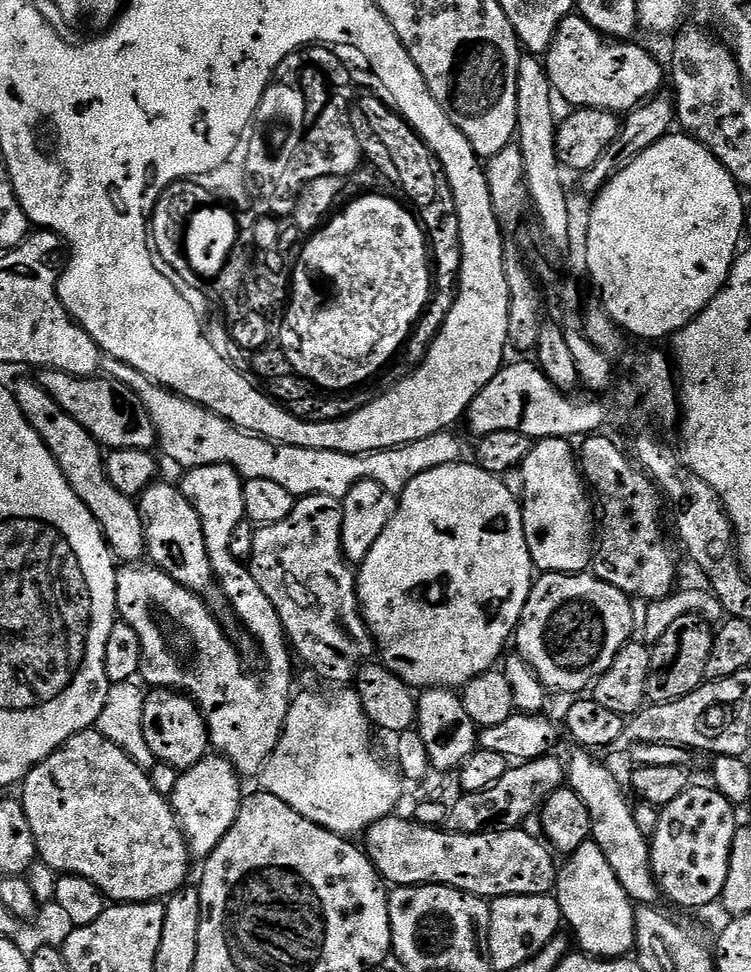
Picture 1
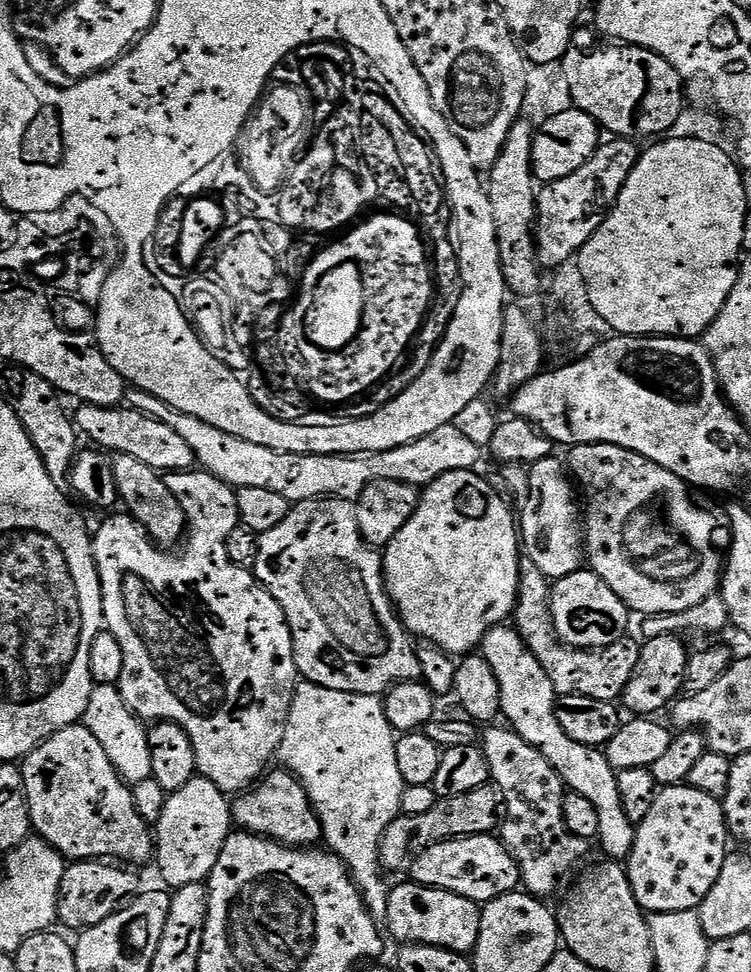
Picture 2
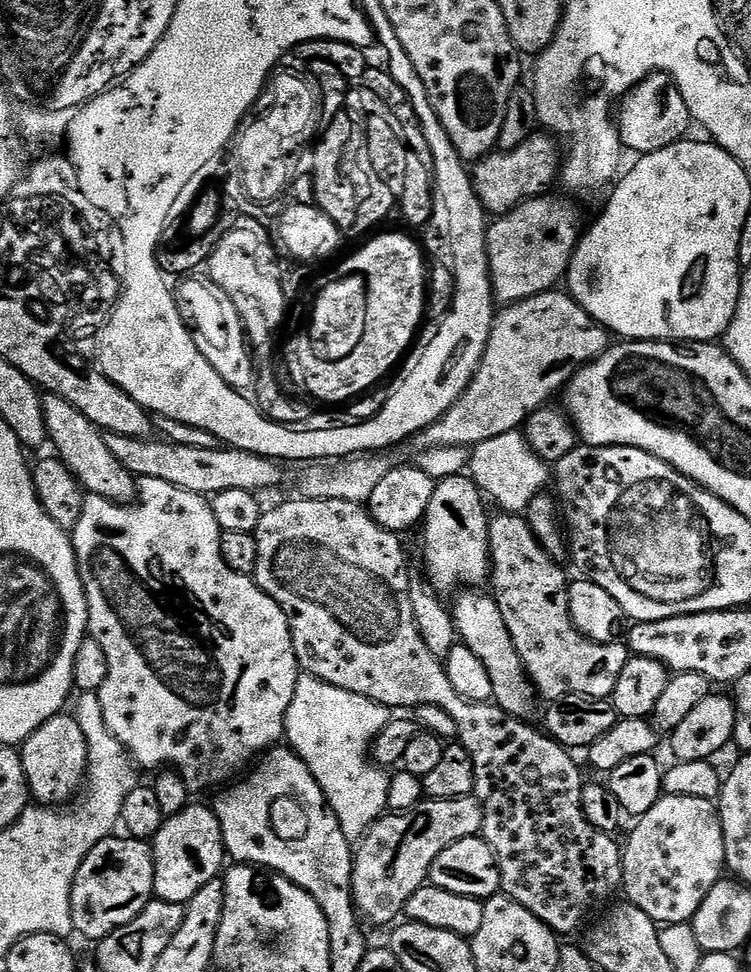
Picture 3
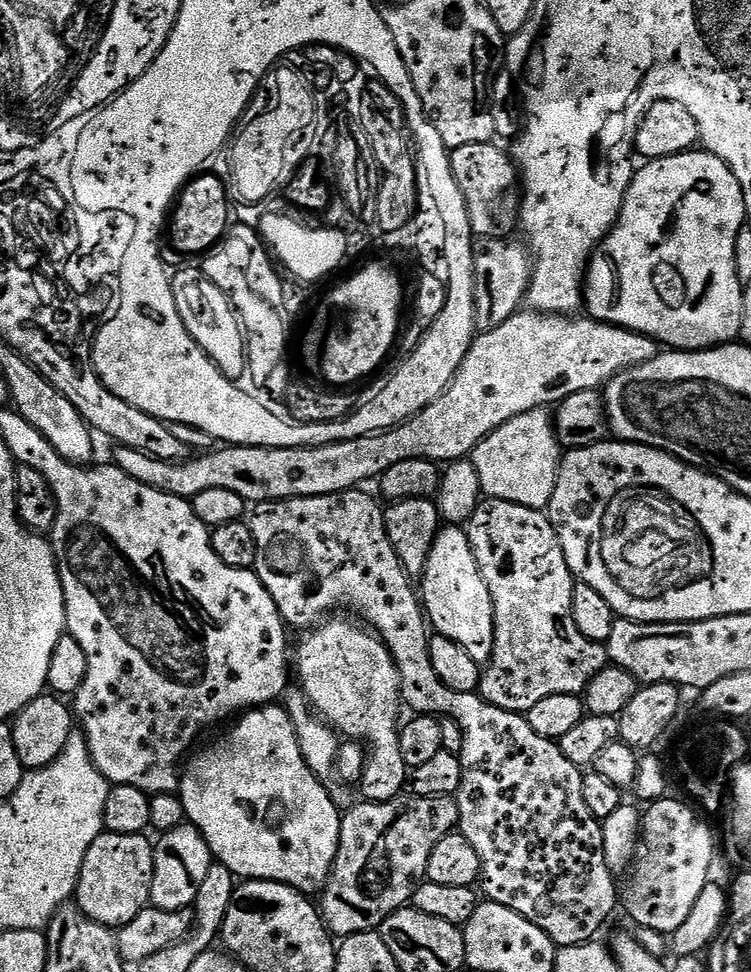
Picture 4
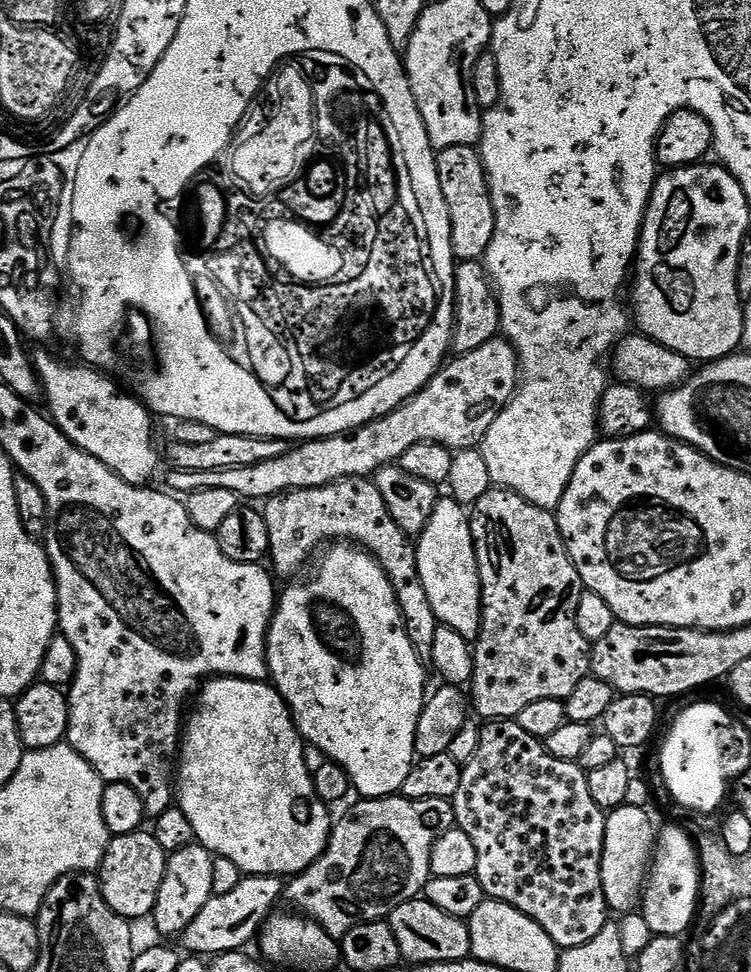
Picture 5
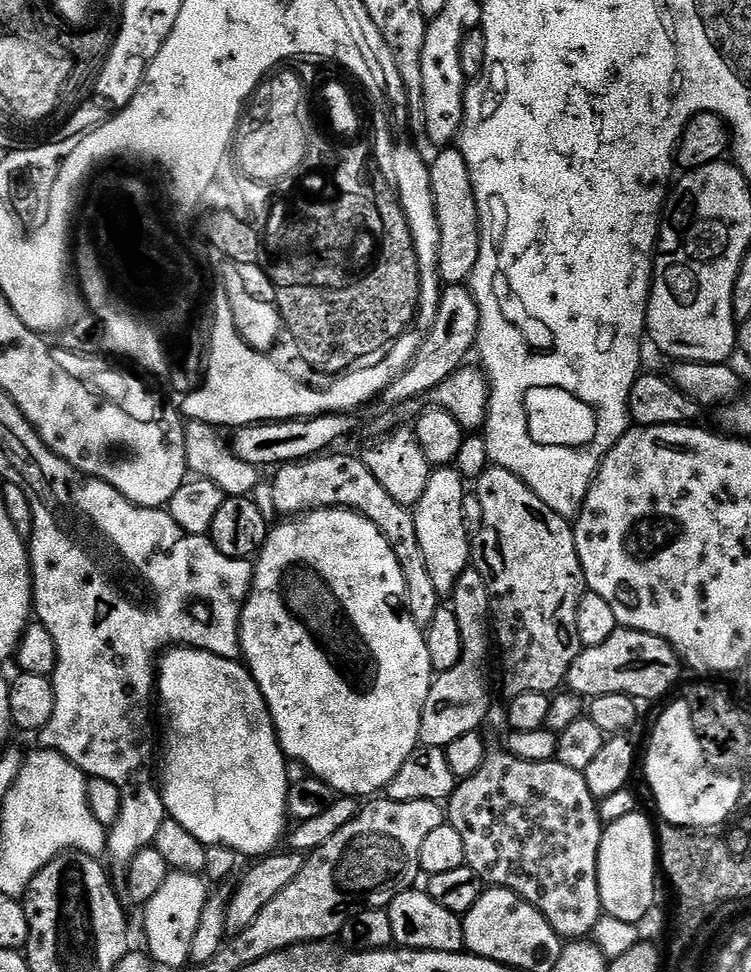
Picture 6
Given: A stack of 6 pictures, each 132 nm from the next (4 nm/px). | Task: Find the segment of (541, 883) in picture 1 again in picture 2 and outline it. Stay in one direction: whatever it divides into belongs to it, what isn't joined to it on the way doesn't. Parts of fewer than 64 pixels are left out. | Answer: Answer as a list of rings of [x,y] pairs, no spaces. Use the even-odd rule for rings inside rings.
[[[489,834],[486,836],[463,836],[457,840],[443,840],[421,852],[410,865],[411,879],[418,884],[425,884],[428,888],[441,888],[454,894],[462,894],[462,898],[470,898],[477,902],[487,902],[505,896],[508,892],[515,892],[521,887],[520,863],[512,856],[500,838]]]

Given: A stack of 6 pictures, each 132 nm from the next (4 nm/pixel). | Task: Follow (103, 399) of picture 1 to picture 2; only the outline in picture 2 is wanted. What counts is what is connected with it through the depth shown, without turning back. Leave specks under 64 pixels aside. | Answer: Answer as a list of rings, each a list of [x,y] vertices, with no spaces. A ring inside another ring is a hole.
[[[80,404],[74,412],[74,423],[79,435],[84,436],[97,449],[108,454],[121,456],[130,454],[130,458],[138,458],[138,462],[146,462],[146,466],[155,468],[161,474],[169,472],[187,472],[196,464],[196,455],[185,440],[170,426],[165,426],[154,418],[142,414],[137,408],[117,406],[103,408],[93,404]]]

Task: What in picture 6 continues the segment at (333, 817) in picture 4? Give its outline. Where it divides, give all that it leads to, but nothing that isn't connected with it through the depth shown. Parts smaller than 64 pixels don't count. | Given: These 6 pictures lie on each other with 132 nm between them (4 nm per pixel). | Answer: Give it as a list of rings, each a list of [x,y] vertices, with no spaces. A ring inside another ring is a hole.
[[[173,646],[167,651],[163,653],[159,657],[158,660],[158,704],[164,707],[164,716],[168,719],[168,741],[164,744],[164,784],[162,783],[162,795],[164,797],[164,811],[167,813],[171,819],[177,820],[178,822],[182,822],[182,826],[186,826],[186,830],[190,830],[190,834],[194,834],[194,838],[198,838],[206,845],[213,844],[221,844],[222,846],[226,846],[227,848],[233,848],[233,850],[239,854],[241,857],[244,856],[256,856],[252,858],[263,858],[269,854],[275,853],[277,851],[278,845],[276,843],[279,842],[280,839],[284,836],[284,819],[289,819],[289,811],[288,811],[288,794],[290,783],[287,778],[286,768],[288,764],[288,760],[285,757],[284,752],[280,749],[280,740],[276,736],[276,727],[274,726],[274,722],[272,721],[272,715],[270,714],[270,710],[268,709],[268,703],[266,702],[266,698],[262,694],[262,690],[258,686],[258,682],[252,677],[251,672],[248,671],[247,667],[239,659],[235,660],[227,660],[226,658],[222,658],[218,654],[214,654],[213,652],[205,652],[203,648],[190,648],[187,646]]]

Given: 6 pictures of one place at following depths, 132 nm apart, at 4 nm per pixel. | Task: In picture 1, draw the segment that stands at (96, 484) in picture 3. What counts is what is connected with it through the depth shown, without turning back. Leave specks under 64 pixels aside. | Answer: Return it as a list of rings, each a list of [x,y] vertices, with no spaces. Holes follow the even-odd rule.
[[[154,482],[138,498],[140,517],[144,519],[146,556],[159,571],[165,572],[176,584],[202,594],[213,613],[220,614],[226,608],[226,597],[214,583],[210,554],[206,550],[206,538],[198,514],[179,487]]]

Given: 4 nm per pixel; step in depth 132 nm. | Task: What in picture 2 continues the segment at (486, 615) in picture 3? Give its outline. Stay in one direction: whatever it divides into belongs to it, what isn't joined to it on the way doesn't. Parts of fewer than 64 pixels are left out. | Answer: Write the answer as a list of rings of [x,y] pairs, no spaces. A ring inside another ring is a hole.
[[[512,626],[488,629],[488,633],[484,635],[482,654],[486,658],[486,662],[490,662],[490,666],[494,670],[494,678],[498,678],[500,683],[500,693],[502,694],[500,711],[503,719],[508,719],[509,722],[507,721],[507,723],[513,732],[520,735],[526,743],[536,748],[542,754],[542,757],[546,758],[546,762],[560,775],[565,789],[582,794],[582,798],[586,798],[594,805],[594,810],[598,810],[598,845],[600,844],[601,850],[608,855],[605,857],[612,862],[627,861],[634,846],[636,825],[632,824],[630,819],[627,818],[626,810],[623,809],[617,771],[610,766],[607,755],[599,747],[576,742],[559,725],[559,720],[556,717],[558,697],[550,678],[546,674],[546,670],[542,670],[542,662],[538,662],[538,658],[534,658],[534,654],[526,646],[526,642]]]

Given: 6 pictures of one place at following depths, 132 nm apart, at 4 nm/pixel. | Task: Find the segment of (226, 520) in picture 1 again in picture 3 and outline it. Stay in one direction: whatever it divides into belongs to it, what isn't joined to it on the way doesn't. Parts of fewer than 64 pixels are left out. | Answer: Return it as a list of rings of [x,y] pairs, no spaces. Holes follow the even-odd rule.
[[[146,476],[139,481],[138,499],[135,502],[115,504],[113,500],[89,495],[83,501],[83,508],[74,522],[76,522],[76,529],[73,527],[70,535],[72,545],[76,548],[76,561],[80,567],[82,582],[85,586],[91,585],[93,576],[97,586],[100,587],[101,594],[104,595],[93,595],[88,601],[88,632],[91,639],[96,640],[98,646],[102,646],[108,663],[106,682],[102,682],[98,695],[102,702],[102,714],[106,718],[106,726],[110,726],[110,734],[114,734],[114,738],[122,742],[129,756],[141,769],[160,770],[165,766],[171,766],[178,770],[180,777],[186,782],[189,793],[196,794],[196,792],[206,791],[207,788],[219,789],[227,785],[233,779],[231,776],[235,774],[236,768],[242,767],[243,764],[251,765],[261,754],[279,745],[285,735],[284,723],[291,699],[294,698],[298,675],[292,631],[286,614],[280,609],[278,602],[274,602],[274,598],[267,596],[257,586],[251,575],[236,573],[223,560],[220,523],[214,516],[207,495],[182,490],[170,482],[162,482],[162,478]]]

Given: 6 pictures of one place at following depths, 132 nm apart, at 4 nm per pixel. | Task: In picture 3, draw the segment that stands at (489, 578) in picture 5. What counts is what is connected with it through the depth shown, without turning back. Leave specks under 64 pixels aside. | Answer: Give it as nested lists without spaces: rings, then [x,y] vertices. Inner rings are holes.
[[[500,514],[488,525],[488,537],[492,547],[490,561],[490,585],[498,610],[502,610],[502,619],[506,621],[506,630],[510,630],[510,638],[514,638],[514,646],[522,658],[528,678],[533,689],[551,702],[564,695],[582,695],[590,699],[607,700],[611,697],[614,686],[618,686],[618,678],[622,675],[622,666],[630,659],[627,643],[599,644],[587,640],[572,625],[568,613],[568,585],[570,576],[559,568],[557,561],[540,545],[540,539],[520,514]]]

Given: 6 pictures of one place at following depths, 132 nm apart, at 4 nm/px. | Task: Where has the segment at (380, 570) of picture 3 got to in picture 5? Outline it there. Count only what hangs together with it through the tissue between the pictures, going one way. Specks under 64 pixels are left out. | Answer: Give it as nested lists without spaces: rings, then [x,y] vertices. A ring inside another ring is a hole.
[[[371,479],[339,480],[321,488],[270,496],[263,505],[262,513],[269,531],[267,555],[272,560],[274,572],[276,567],[277,577],[294,575],[311,558],[312,551],[319,544],[345,540],[355,542],[365,552],[371,552],[384,565],[388,581],[396,587],[396,601],[400,603],[412,645],[421,657],[431,657],[438,621],[434,606],[430,606],[430,598],[426,598],[422,578],[418,578],[415,543],[400,529],[398,522],[390,518],[390,510],[386,510],[386,502]],[[516,720],[489,721],[482,729],[480,742],[470,762],[463,765],[460,774],[458,791],[452,799],[452,808],[455,810],[457,827],[470,836],[474,848],[478,853],[478,862],[474,875],[479,878],[485,895],[489,899],[502,901],[514,906],[518,911],[531,917],[551,936],[557,948],[572,949],[574,946],[585,945],[594,935],[607,924],[610,909],[605,900],[603,880],[601,878],[601,859],[603,858],[603,844],[605,840],[605,811],[594,802],[590,795],[587,771],[575,761],[556,759],[548,752],[545,743],[528,732],[524,731]]]

